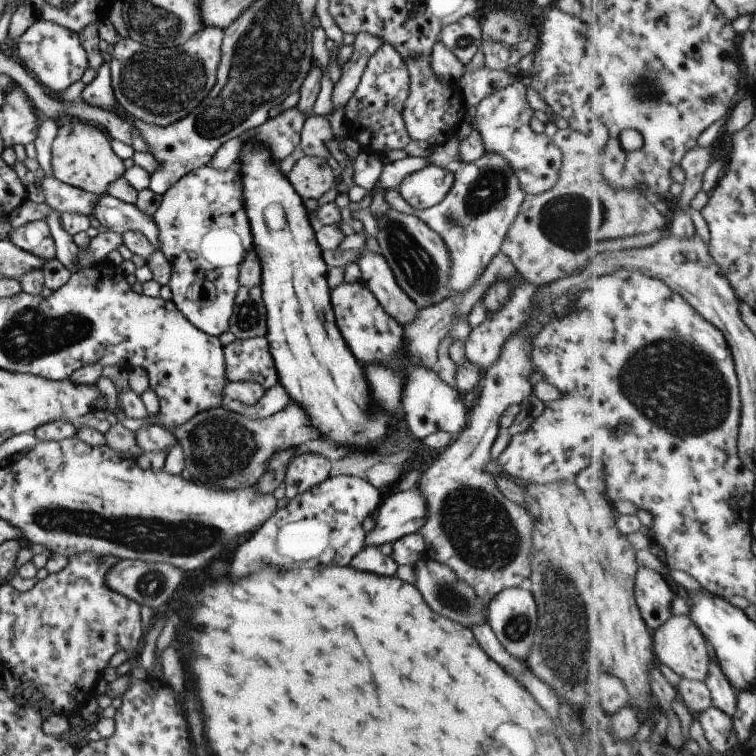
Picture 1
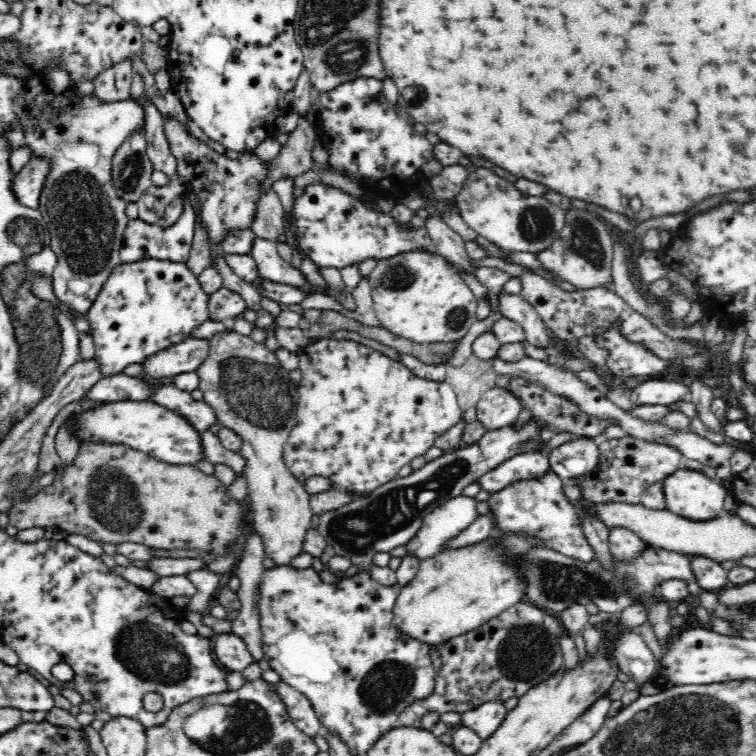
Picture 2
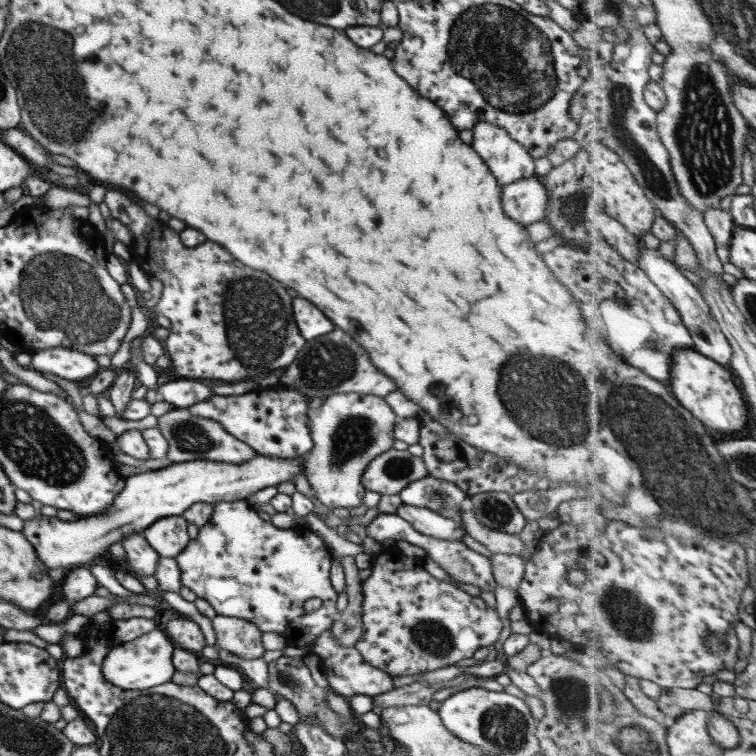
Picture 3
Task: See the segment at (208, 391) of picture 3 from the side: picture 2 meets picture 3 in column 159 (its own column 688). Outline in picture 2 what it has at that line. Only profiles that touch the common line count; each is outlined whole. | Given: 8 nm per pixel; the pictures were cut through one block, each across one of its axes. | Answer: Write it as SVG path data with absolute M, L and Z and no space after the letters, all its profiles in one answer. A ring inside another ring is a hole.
M656 377L630 389L628 396L632 404L636 404L636 406L644 406L644 404L671 405L680 399L688 400L690 390L689 386L684 383L666 381Z

